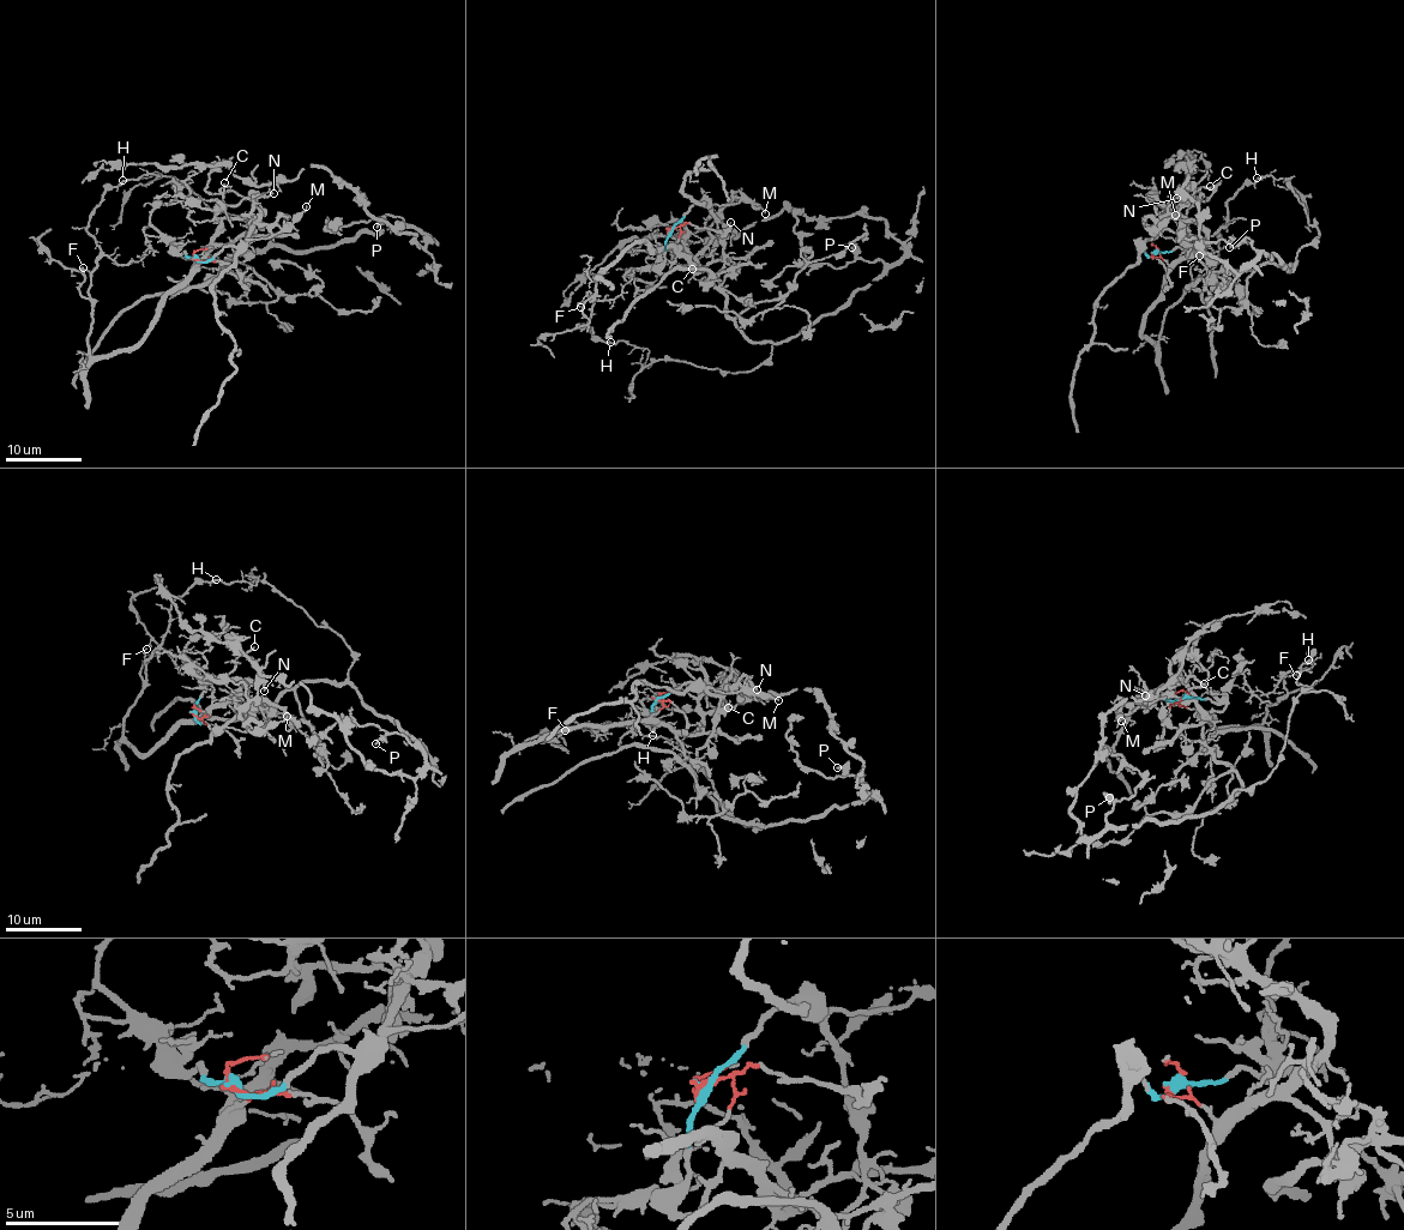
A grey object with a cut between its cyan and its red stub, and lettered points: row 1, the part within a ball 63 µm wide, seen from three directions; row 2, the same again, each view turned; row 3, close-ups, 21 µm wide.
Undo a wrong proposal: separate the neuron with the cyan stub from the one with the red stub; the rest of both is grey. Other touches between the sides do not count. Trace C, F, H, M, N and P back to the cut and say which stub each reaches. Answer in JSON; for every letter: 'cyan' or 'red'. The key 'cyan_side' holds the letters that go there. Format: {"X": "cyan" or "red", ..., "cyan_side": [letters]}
{"C": "red", "F": "red", "H": "red", "M": "cyan", "N": "cyan", "P": "red", "cyan_side": ["M", "N"]}

